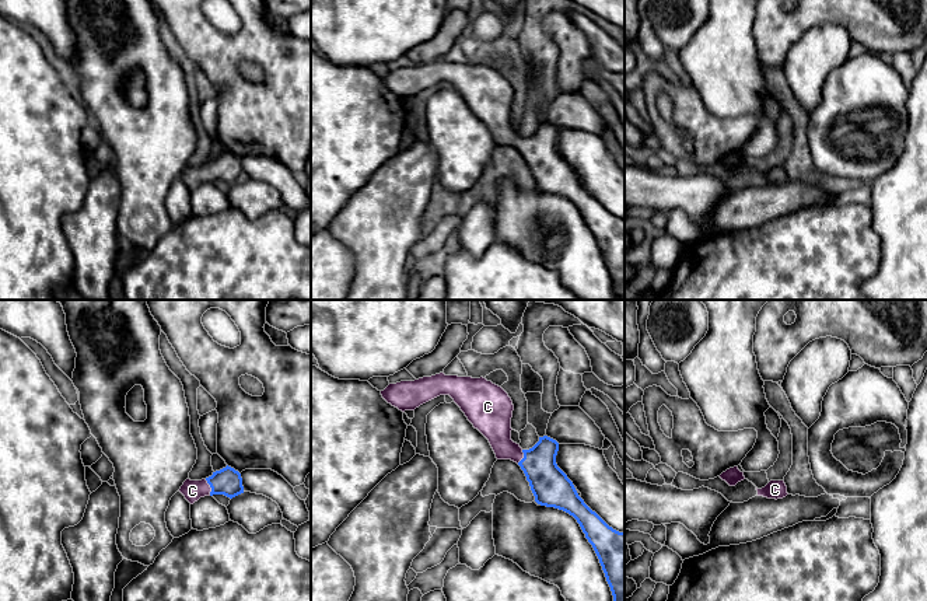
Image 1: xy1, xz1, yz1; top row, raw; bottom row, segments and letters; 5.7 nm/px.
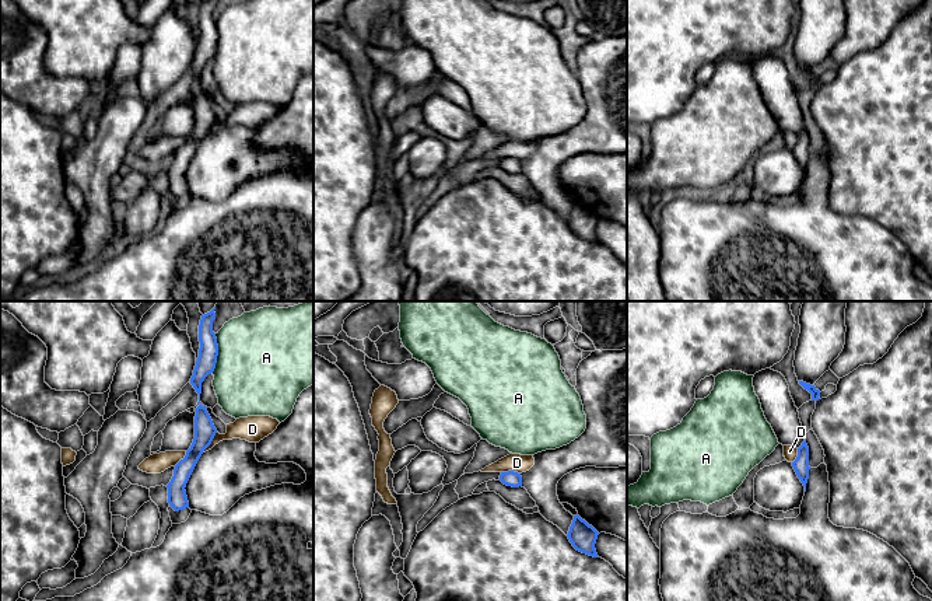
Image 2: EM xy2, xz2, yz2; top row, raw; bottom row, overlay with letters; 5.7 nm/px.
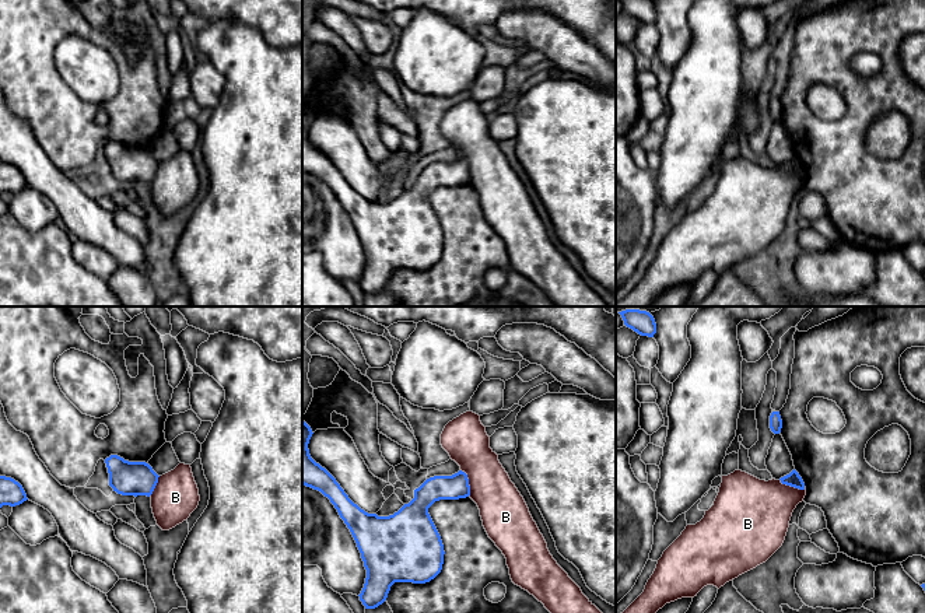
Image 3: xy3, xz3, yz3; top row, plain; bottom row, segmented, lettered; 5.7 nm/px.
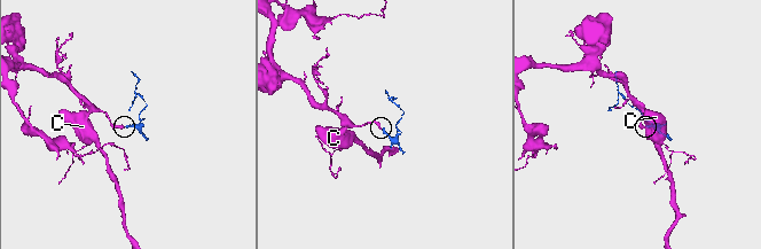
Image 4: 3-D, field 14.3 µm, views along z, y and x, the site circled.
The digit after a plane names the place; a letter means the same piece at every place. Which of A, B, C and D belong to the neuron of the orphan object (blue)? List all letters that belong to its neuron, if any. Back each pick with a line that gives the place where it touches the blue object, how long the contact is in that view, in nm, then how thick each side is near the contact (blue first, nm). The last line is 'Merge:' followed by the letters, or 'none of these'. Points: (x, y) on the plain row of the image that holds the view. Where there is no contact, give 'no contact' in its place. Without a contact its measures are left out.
C: xy1 (210, 173) | 100 nm | 160/120 nm
Merge: C

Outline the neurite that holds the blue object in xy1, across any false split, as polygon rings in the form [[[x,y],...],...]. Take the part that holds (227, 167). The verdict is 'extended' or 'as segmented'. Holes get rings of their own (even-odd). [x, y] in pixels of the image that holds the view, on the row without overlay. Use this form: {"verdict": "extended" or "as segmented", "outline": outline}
{"verdict": "extended", "outline": [[[227,151],[225,154],[213,158],[213,161],[206,165],[186,165],[181,172],[179,178],[190,191],[193,191],[200,184],[213,181],[224,181],[232,185],[244,179],[244,172],[241,160]]]}

